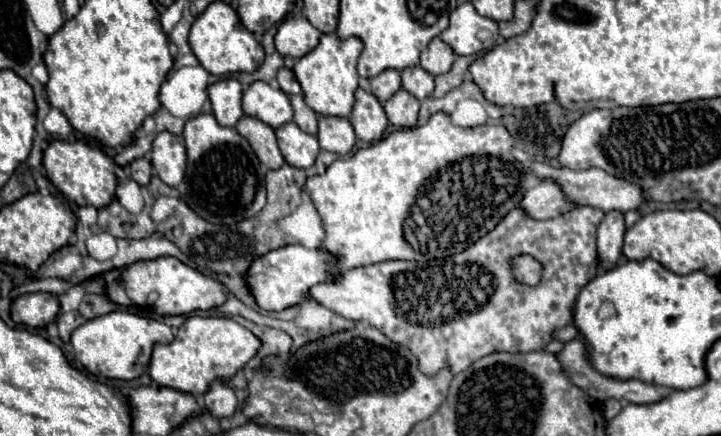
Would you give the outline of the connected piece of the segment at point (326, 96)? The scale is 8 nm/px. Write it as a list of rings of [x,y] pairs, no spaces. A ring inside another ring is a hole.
[[[323,34],[319,46],[311,50],[307,56],[299,58],[293,72],[303,88],[303,98],[309,108],[323,116],[339,116],[347,118],[353,110],[353,92],[357,90],[357,58],[363,50],[363,42],[359,38],[339,40],[337,34]]]

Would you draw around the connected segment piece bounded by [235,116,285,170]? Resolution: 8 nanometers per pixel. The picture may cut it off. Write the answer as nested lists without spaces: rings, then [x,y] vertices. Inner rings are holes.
[[[243,116],[239,120],[239,124],[235,126],[235,130],[251,144],[253,152],[257,154],[257,158],[263,166],[267,166],[269,170],[277,170],[285,164],[283,154],[277,146],[277,140],[275,140],[275,132],[271,126],[263,124],[257,118]]]

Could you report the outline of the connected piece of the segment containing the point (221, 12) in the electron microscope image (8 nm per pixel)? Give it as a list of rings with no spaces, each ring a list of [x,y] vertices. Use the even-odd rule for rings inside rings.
[[[225,2],[209,4],[207,10],[195,20],[189,34],[189,44],[193,48],[193,54],[201,62],[201,66],[215,76],[235,74],[235,72],[253,72],[263,64],[263,58],[265,58],[263,46],[241,24],[237,12]]]

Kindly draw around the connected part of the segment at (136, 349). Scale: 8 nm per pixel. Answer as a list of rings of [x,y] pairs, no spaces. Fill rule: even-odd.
[[[109,312],[105,316],[97,316],[83,326],[79,326],[71,334],[71,344],[75,348],[75,360],[83,364],[87,372],[91,372],[97,378],[109,378],[109,380],[133,380],[141,376],[151,358],[153,344],[157,342],[171,342],[173,330],[153,318],[143,318],[131,312]]]

